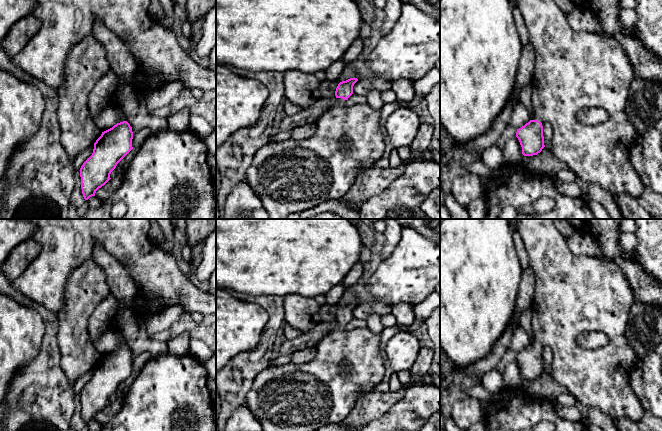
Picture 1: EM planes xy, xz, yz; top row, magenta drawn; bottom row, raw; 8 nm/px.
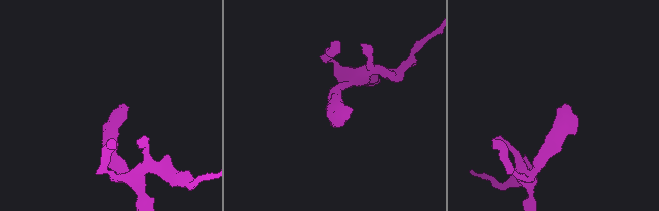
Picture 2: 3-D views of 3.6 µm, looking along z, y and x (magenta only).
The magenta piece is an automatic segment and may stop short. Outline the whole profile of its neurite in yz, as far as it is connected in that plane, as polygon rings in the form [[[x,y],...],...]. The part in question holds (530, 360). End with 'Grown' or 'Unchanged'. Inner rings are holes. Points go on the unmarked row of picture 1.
[[[518,219],[517,230],[527,252],[529,268],[535,277],[535,297],[532,309],[532,332],[534,344],[517,353],[516,361],[524,380],[537,379],[545,371],[543,347],[550,348],[553,355],[552,377],[564,385],[586,407],[597,407],[614,420],[629,418],[638,423],[644,409],[630,386],[630,373],[638,360],[625,332],[631,307],[635,304],[629,282],[615,261],[592,256],[575,255],[567,240],[554,224],[554,219]],[[586,332],[602,332],[609,342],[596,349],[586,349],[577,342],[577,336]]]. Grown

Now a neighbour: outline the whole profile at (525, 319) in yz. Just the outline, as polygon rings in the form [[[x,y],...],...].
[[[528,308],[521,312],[519,316],[519,324],[528,333],[531,340],[531,344],[535,344],[532,327],[531,327],[531,324],[532,324],[532,309],[531,308]]]

